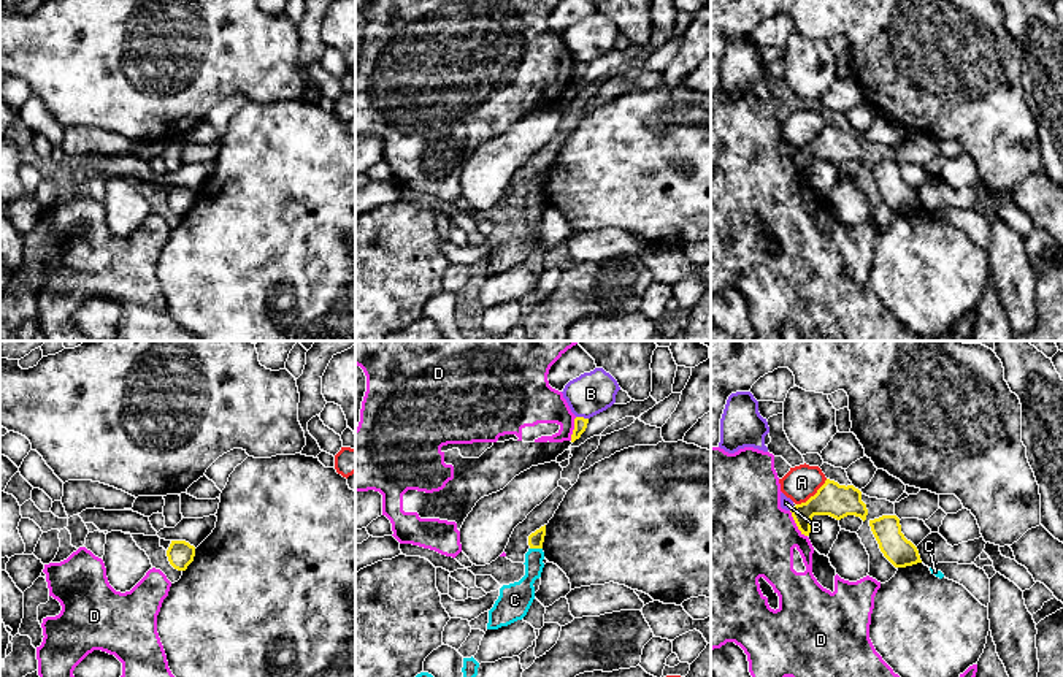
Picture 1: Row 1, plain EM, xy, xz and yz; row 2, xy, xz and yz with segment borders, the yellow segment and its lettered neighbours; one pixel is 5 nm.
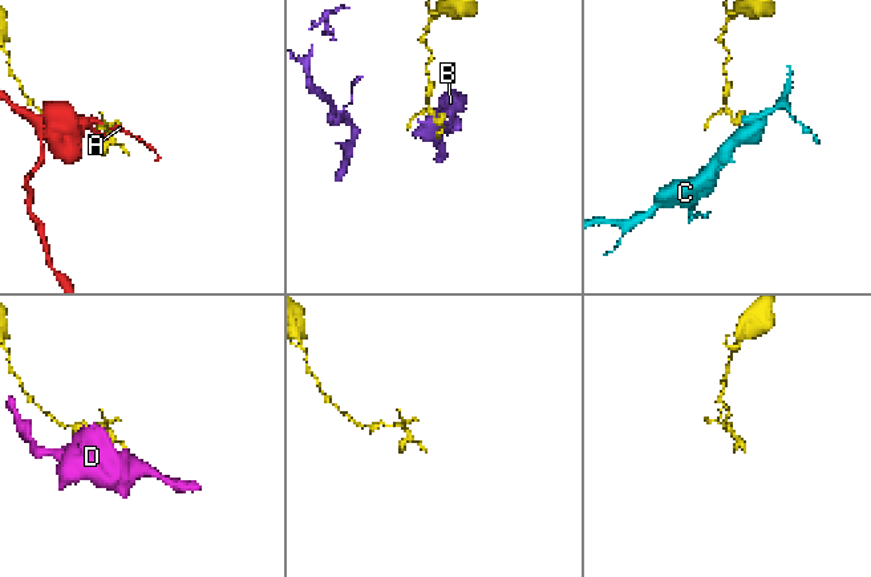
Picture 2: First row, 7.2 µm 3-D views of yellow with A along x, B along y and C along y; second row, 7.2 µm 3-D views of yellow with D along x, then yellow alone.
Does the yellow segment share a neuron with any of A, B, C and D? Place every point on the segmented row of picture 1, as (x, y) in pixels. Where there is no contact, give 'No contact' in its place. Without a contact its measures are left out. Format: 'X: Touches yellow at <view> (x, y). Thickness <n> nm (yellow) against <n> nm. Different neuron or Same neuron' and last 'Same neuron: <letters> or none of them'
A: Touches yellow at yz (814, 495). Thickness 170 nm (yellow) against 170 nm. Different neuron
B: Touches yellow at xz (583, 417). Thickness 60 nm (yellow) against 220 nm. Different neuron
C: Touches yellow at xz (537, 547). Thickness 80 nm (yellow) against 130 nm. Different neuron
D: Touches yellow at yz (795, 522). Thickness 170 nm (yellow) against 440 nm. Different neuron
Same neuron: none of them

